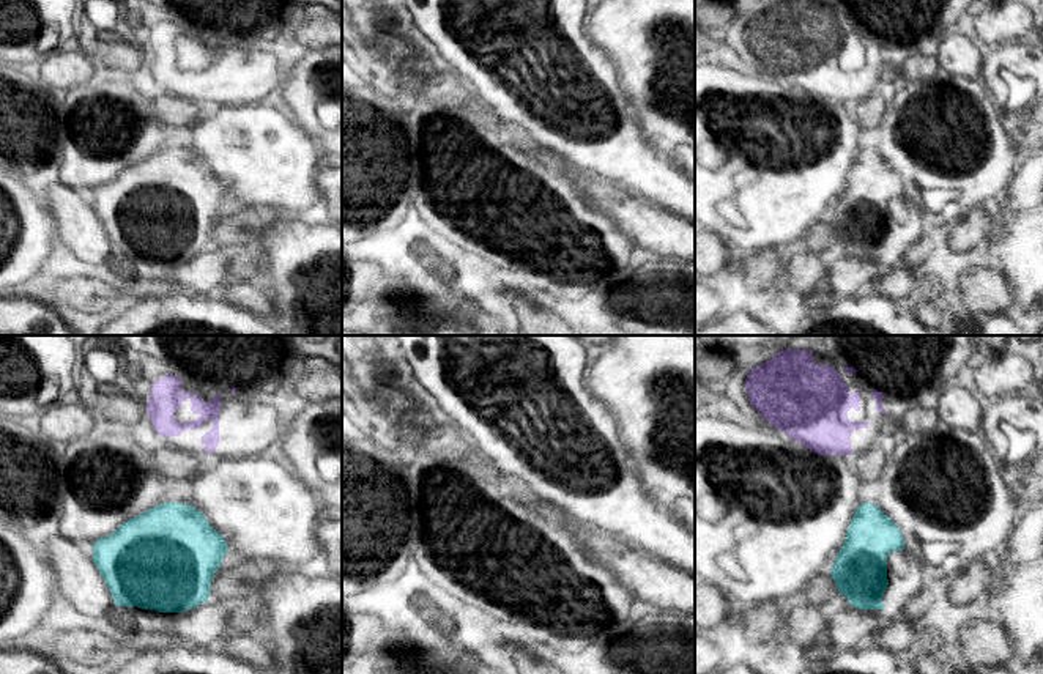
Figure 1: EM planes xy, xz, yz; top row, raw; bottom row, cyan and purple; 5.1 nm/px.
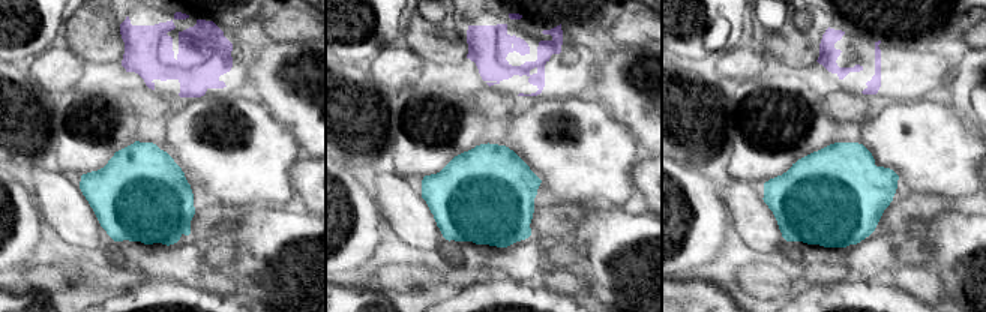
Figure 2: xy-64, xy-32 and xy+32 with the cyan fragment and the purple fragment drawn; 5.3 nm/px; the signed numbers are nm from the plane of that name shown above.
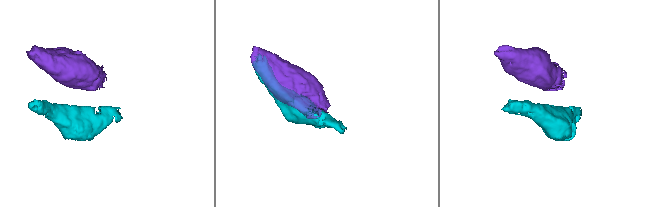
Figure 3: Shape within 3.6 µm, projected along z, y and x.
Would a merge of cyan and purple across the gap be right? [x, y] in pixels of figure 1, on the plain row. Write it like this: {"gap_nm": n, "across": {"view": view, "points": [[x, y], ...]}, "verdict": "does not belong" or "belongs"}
{"gap_nm": 260, "across": {"view": "yz", "points": [[864, 150], [851, 101]]}, "verdict": "does not belong"}

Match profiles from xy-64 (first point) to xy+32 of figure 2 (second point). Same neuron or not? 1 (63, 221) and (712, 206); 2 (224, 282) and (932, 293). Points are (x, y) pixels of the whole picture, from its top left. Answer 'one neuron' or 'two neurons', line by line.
1: two neurons
2: one neuron

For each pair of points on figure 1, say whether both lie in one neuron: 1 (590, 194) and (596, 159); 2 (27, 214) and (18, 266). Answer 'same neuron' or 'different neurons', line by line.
1: different neurons
2: same neuron

